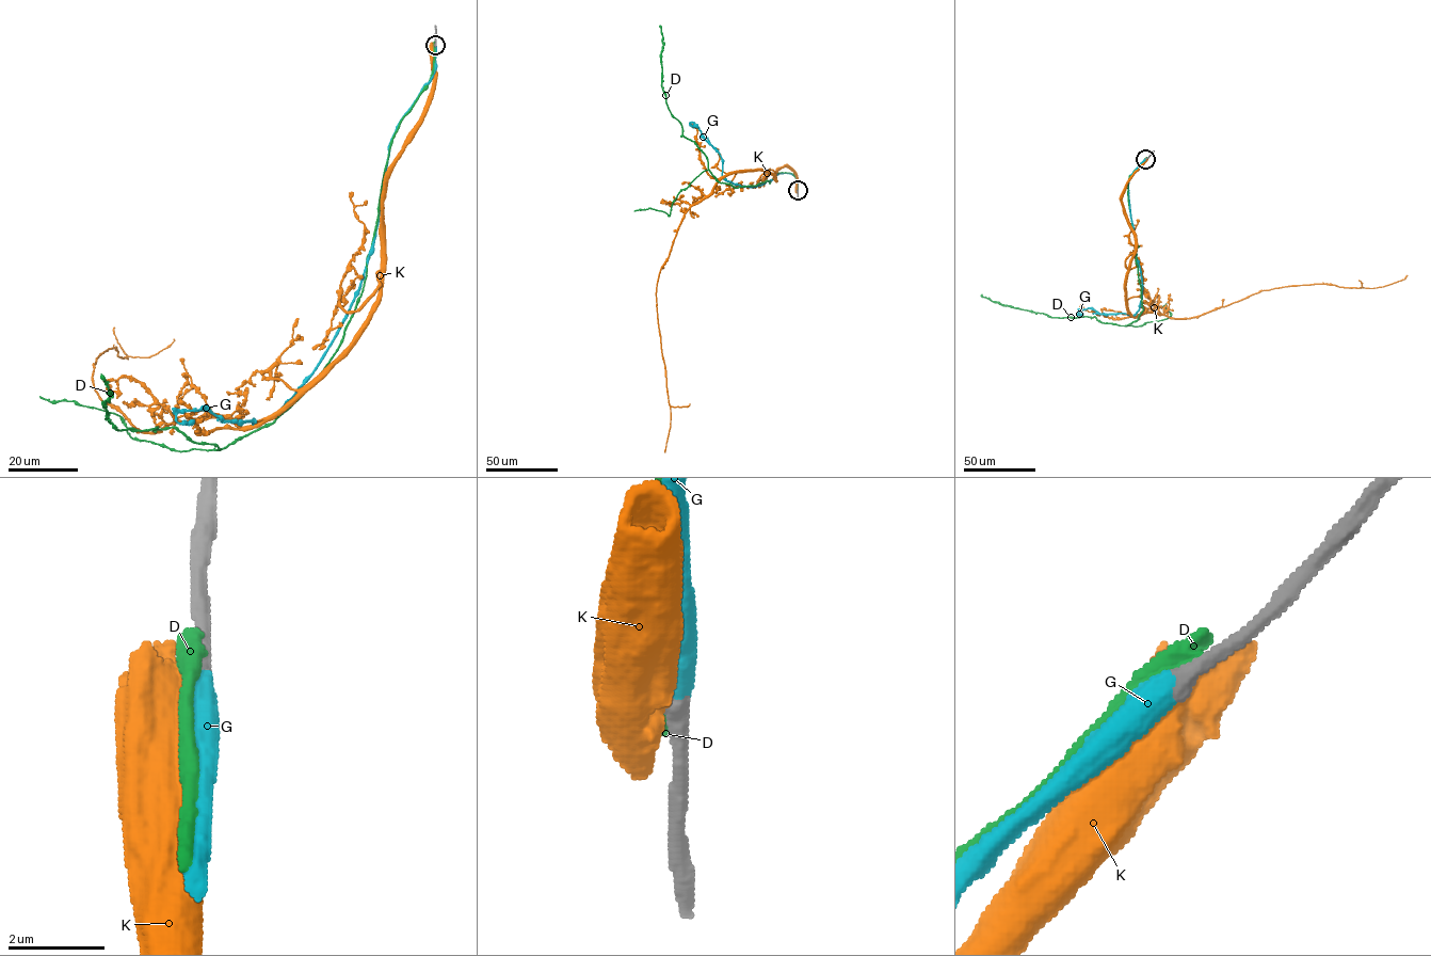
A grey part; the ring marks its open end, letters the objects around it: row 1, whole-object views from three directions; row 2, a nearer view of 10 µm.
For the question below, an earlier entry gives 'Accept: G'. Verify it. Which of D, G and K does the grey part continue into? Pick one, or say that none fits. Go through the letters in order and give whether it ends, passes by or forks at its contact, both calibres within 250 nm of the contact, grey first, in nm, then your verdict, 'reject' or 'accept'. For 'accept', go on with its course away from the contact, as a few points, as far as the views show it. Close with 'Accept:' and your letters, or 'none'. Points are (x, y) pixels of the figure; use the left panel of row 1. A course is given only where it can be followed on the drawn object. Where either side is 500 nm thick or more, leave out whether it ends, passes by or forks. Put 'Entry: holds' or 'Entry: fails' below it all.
D: 500/550 nm | reject
G: 460/600 nm | accept | via (435, 45), (433, 77), (390, 143), (362, 286), (315, 370), (255, 424), (205, 408), (177, 413), (194, 421)
K: 460/800 nm | reject
Accept: G
Entry: holds

